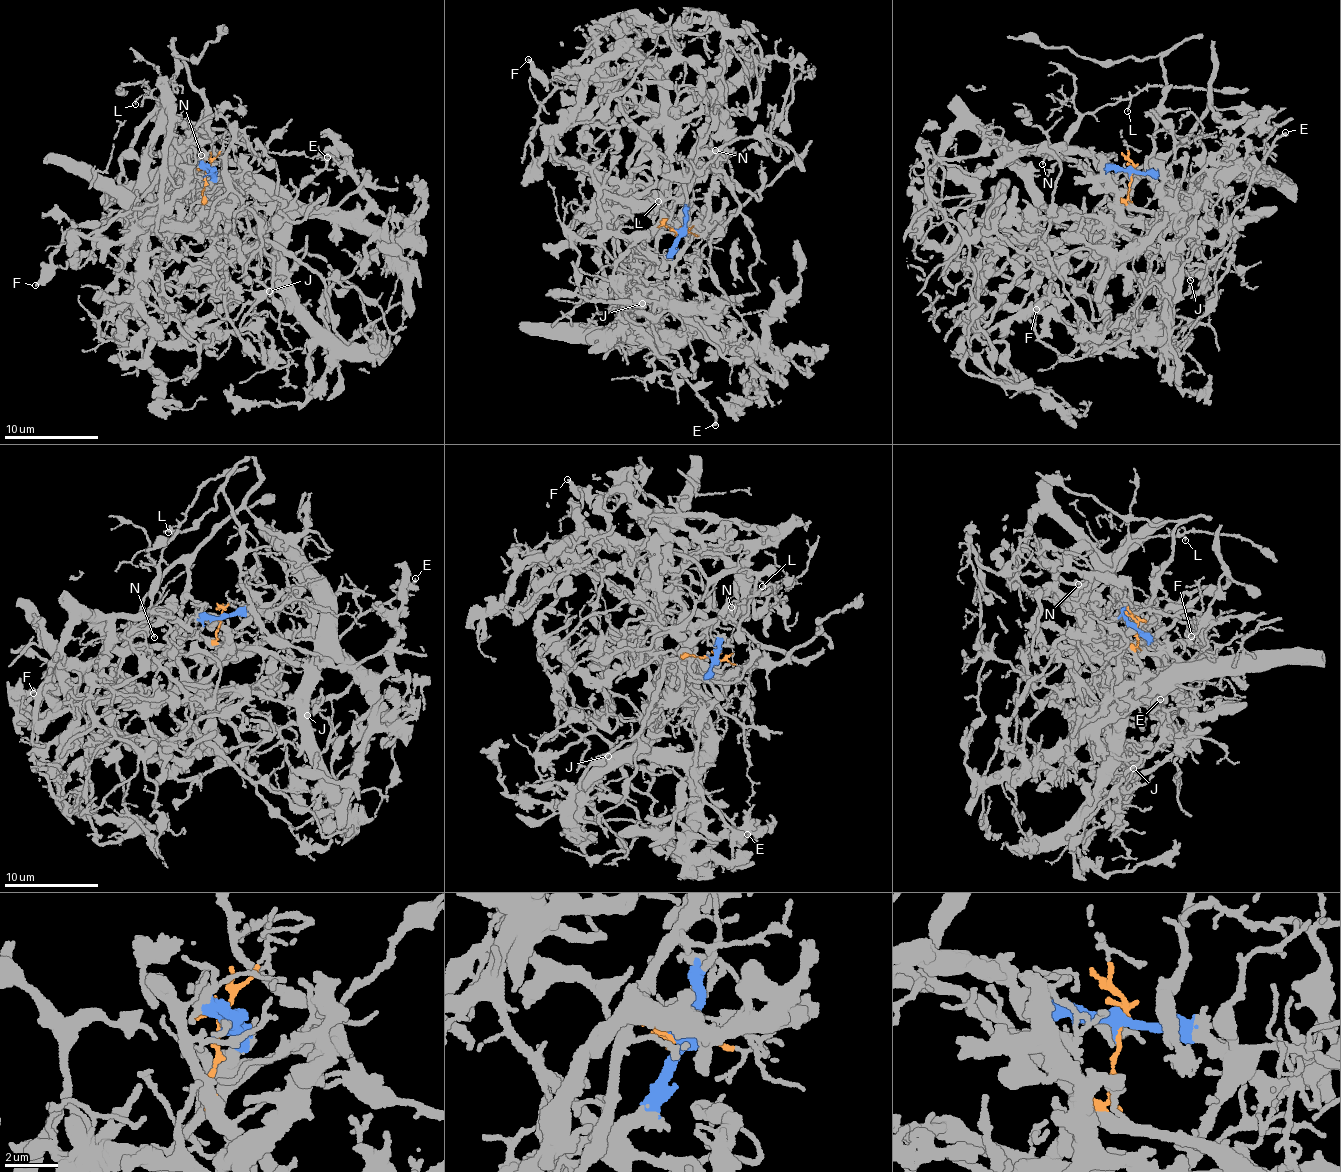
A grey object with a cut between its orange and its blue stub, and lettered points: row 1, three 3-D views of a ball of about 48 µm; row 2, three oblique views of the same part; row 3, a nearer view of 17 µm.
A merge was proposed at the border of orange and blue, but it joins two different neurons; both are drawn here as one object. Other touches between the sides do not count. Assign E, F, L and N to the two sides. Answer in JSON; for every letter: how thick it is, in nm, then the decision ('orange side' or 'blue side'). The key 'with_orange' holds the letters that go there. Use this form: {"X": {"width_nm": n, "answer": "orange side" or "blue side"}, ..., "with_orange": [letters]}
{"E": {"width_nm": 160, "answer": "orange side"}, "F": {"width_nm": 320, "answer": "orange side"}, "L": {"width_nm": 120, "answer": "orange side"}, "N": {"width_nm": 120, "answer": "orange side"}, "with_orange": ["E", "F", "L", "N"]}

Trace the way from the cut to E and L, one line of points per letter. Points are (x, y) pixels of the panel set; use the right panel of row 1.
E: (1132, 176), (1128, 204), (1171, 216), (1191, 232), (1218, 240), (1273, 144), (1286, 132)
L: (1132, 176), (1128, 197), (1118, 200), (1066, 153), (1066, 131), (1086, 113), (1122, 100), (1131, 101), (1128, 111)

